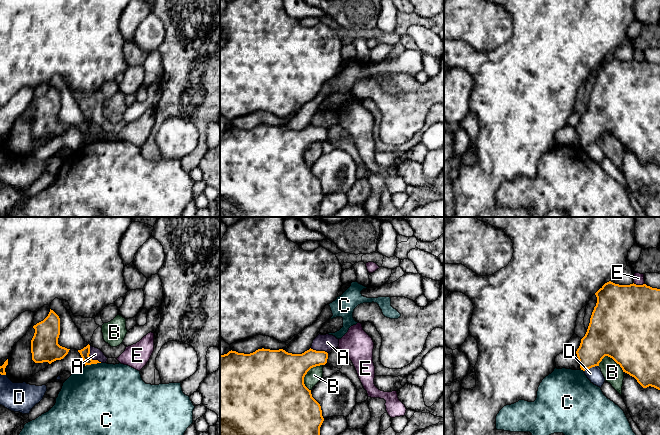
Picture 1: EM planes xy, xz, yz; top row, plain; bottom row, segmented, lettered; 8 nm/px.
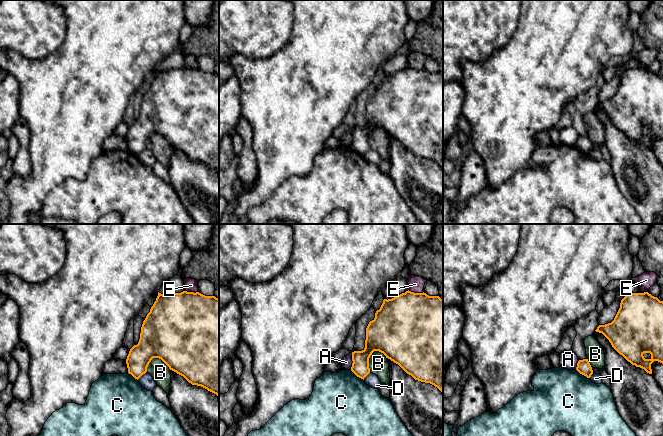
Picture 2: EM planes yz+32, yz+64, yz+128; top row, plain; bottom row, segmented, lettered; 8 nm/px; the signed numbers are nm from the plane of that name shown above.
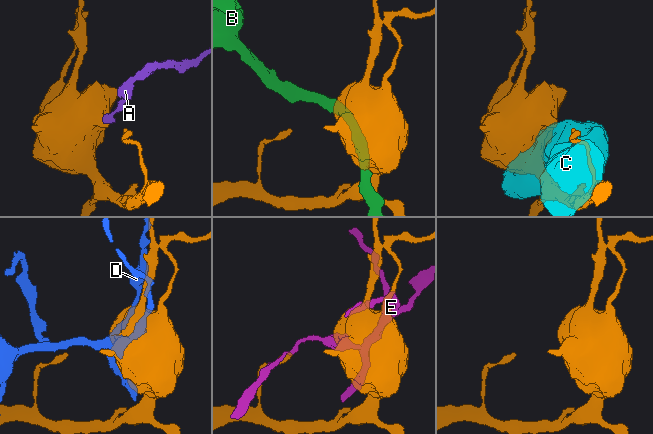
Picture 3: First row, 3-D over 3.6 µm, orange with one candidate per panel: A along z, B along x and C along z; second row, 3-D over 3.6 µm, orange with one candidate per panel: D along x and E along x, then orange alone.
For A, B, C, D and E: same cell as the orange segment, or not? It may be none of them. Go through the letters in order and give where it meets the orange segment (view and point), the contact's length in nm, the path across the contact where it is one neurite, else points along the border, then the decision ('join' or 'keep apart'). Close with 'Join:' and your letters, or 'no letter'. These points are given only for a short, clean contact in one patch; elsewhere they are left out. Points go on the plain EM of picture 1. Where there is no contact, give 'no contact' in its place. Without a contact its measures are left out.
A: contact xy (89, 133); length 170 nm; border xy (89, 122), (89, 132), (101, 138); keep apart
B: contact xz (306, 149); length 240 nm; keep apart
C: contact xy (92, 139); length 130 nm; keep apart
D: contact yz (590, 143); length 120 nm; keep apart
E: contact yz (639, 61); length 100 nm; keep apart
Join: no letter

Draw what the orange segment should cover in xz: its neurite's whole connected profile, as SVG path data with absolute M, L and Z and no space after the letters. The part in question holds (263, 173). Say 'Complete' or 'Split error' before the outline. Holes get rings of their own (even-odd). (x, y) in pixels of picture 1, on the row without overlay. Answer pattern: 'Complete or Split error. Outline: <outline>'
Complete. Outline: M258 125L253 129L244 130L229 127L220 130L220 217L320 217L320 203L324 197L320 180L312 173L311 166L304 160L307 148L316 142L327 139L328 129L309 125L302 130L288 129L283 125Z

